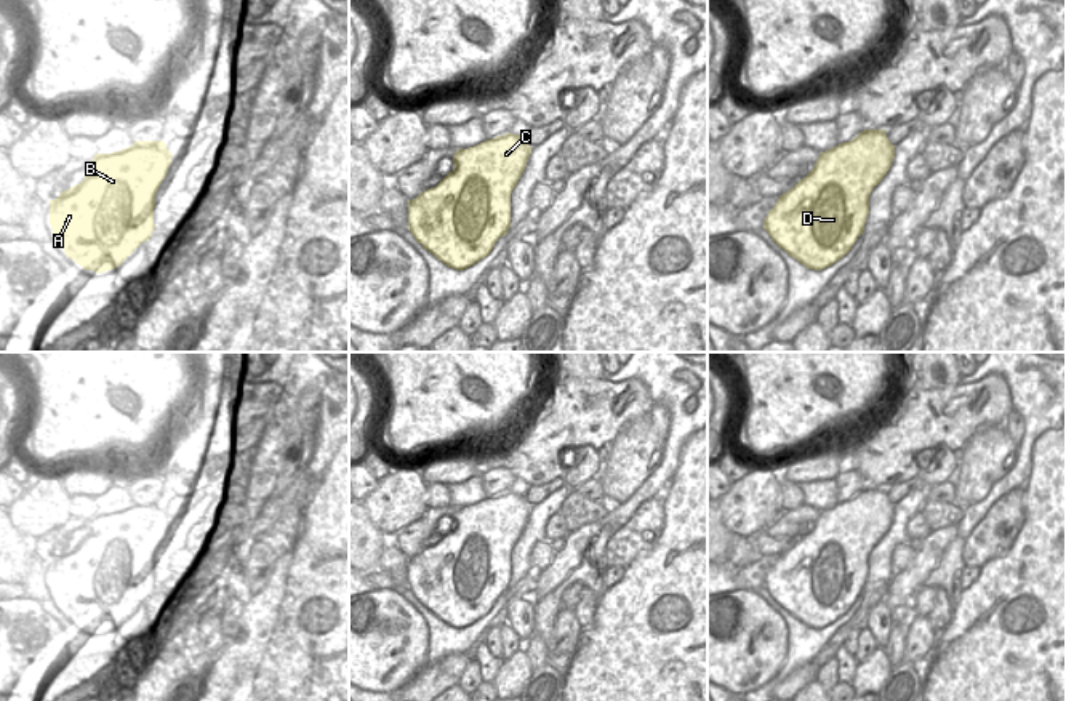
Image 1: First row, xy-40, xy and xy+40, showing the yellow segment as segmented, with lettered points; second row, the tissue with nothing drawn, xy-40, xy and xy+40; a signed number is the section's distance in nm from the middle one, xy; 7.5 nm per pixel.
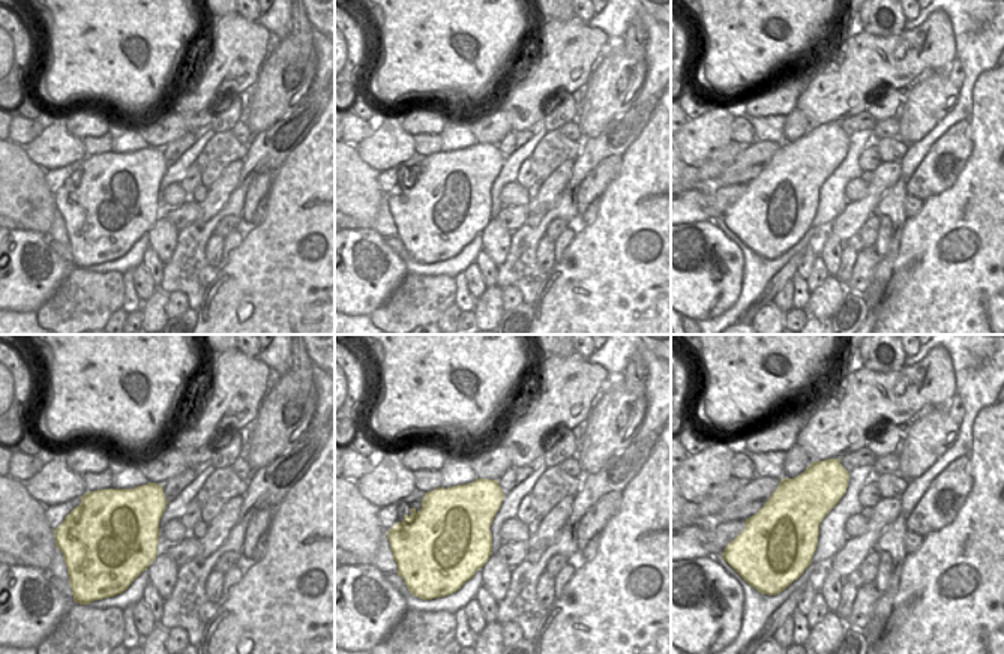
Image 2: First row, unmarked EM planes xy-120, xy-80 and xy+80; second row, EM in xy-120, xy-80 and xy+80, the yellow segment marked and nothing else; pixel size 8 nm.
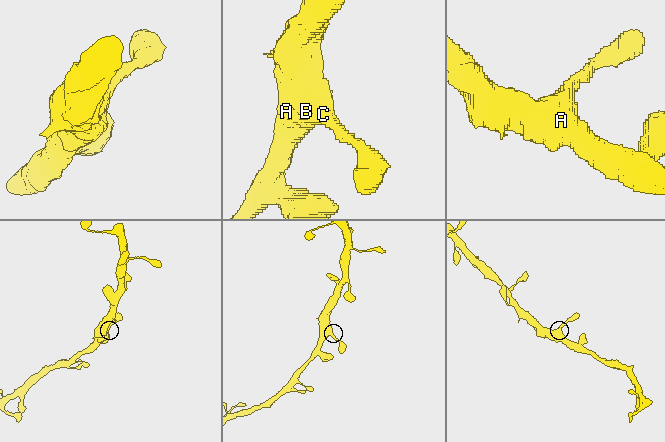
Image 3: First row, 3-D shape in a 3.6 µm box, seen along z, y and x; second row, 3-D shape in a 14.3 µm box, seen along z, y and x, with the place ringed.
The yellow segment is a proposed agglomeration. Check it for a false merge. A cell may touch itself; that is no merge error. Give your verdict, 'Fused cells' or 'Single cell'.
Single cell

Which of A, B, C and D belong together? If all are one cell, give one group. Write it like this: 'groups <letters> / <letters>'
groups A B C D

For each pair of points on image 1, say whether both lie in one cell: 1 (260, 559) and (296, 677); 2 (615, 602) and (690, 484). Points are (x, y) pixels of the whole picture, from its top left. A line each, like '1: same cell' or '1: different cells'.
1: different cells
2: same cell

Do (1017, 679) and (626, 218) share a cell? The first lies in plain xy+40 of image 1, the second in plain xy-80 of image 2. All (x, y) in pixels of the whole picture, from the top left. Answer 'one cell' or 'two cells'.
one cell

